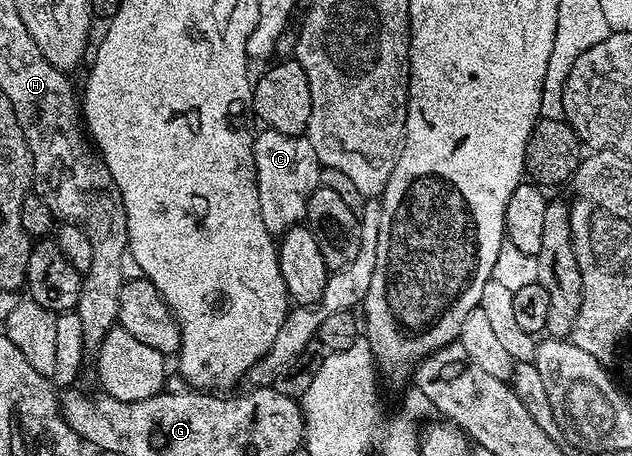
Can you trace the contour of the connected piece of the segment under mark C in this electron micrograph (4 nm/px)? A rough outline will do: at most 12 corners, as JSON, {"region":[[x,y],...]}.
{"region":[[307,138],[251,143],[259,222],[279,237],[306,216],[321,164]]}

